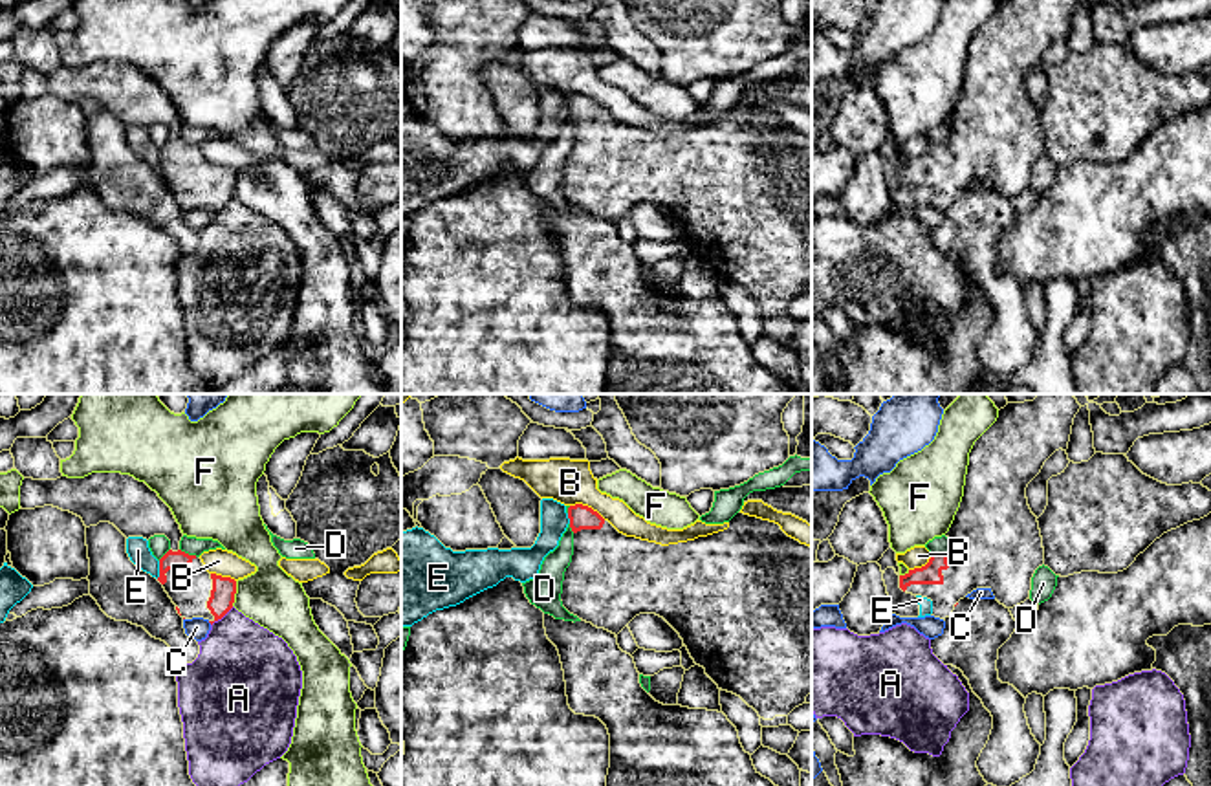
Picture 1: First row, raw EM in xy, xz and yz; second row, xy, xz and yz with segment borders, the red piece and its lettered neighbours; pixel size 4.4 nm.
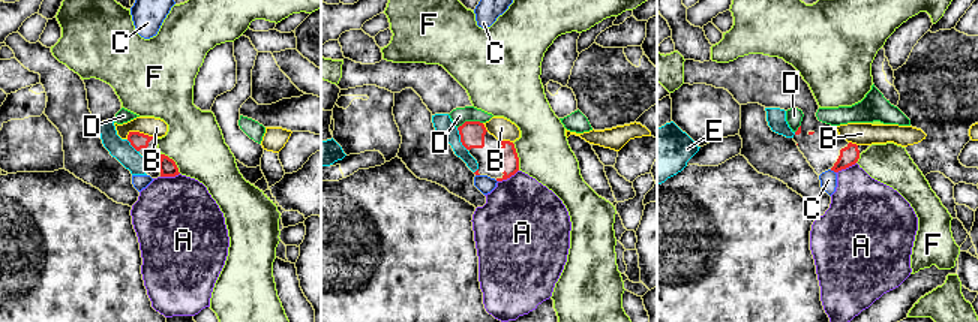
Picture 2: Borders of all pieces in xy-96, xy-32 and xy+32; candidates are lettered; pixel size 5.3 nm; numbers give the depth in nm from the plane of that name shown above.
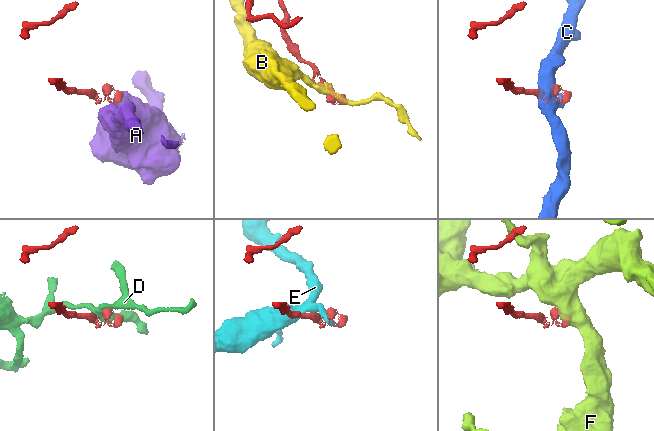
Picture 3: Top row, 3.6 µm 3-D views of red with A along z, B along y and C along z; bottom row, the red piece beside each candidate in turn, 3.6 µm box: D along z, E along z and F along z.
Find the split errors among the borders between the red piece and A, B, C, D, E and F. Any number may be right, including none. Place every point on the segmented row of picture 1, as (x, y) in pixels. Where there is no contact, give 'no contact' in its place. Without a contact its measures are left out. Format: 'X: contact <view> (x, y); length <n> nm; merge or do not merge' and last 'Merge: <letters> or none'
A: contact xy (222, 616); length 130 nm; do not merge
B: contact xz (587, 506); length 170 nm; do not merge
C: no contact; do not merge
D: contact xy (187, 554); length 90 nm; do not merge
E: contact xy (160, 570); length 80 nm; do not merge
F: contact xy (235, 592); length 110 nm; do not merge
Merge: none

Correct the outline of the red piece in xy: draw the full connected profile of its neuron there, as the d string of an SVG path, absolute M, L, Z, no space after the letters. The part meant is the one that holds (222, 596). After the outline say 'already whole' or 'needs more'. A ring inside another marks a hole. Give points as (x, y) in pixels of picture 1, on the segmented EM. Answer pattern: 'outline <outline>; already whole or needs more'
outline M92 473L84 478L24 478L20 508L53 506L82 519L84 526L114 524L126 539L165 535L170 550L159 559L165 592L183 619L203 617L211 625L235 603L236 581L209 573L200 557L180 550L183 537L170 508L145 482L121 473Z; needs more

